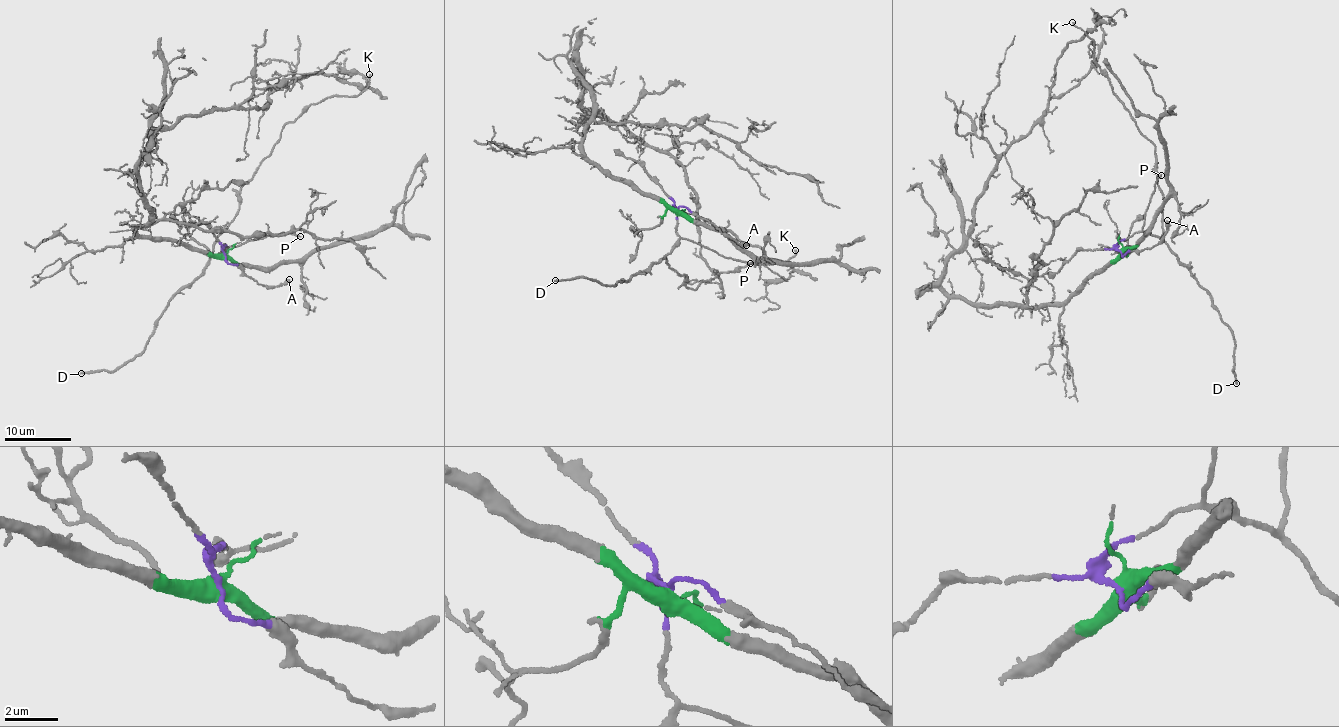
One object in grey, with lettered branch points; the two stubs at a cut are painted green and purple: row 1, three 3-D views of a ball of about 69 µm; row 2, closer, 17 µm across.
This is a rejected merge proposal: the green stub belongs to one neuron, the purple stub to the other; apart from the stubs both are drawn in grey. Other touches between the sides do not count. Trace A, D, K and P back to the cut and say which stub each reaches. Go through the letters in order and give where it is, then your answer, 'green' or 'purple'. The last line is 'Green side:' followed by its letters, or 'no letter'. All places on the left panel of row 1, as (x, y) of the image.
A: at (289, 279); purple
D: at (81, 373); purple
K: at (369, 74); purple
P: at (300, 236); purple
Green side: no letter

